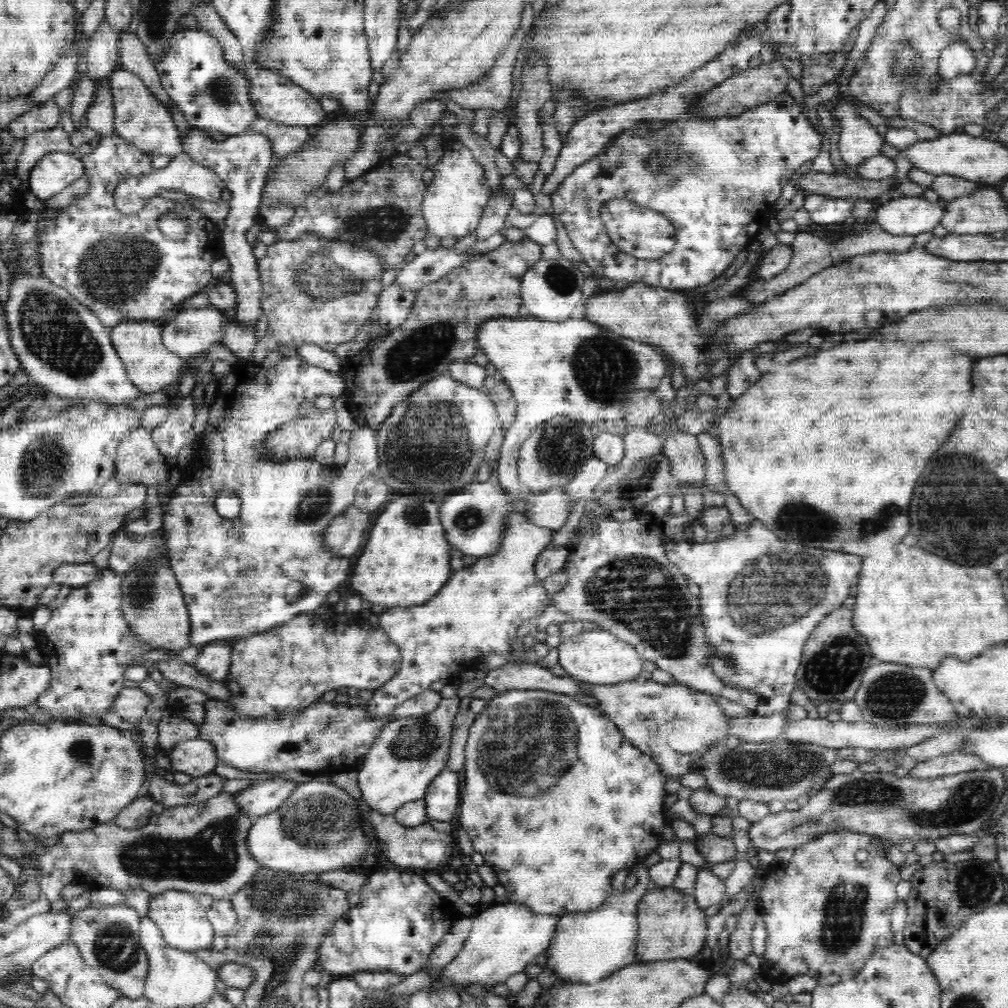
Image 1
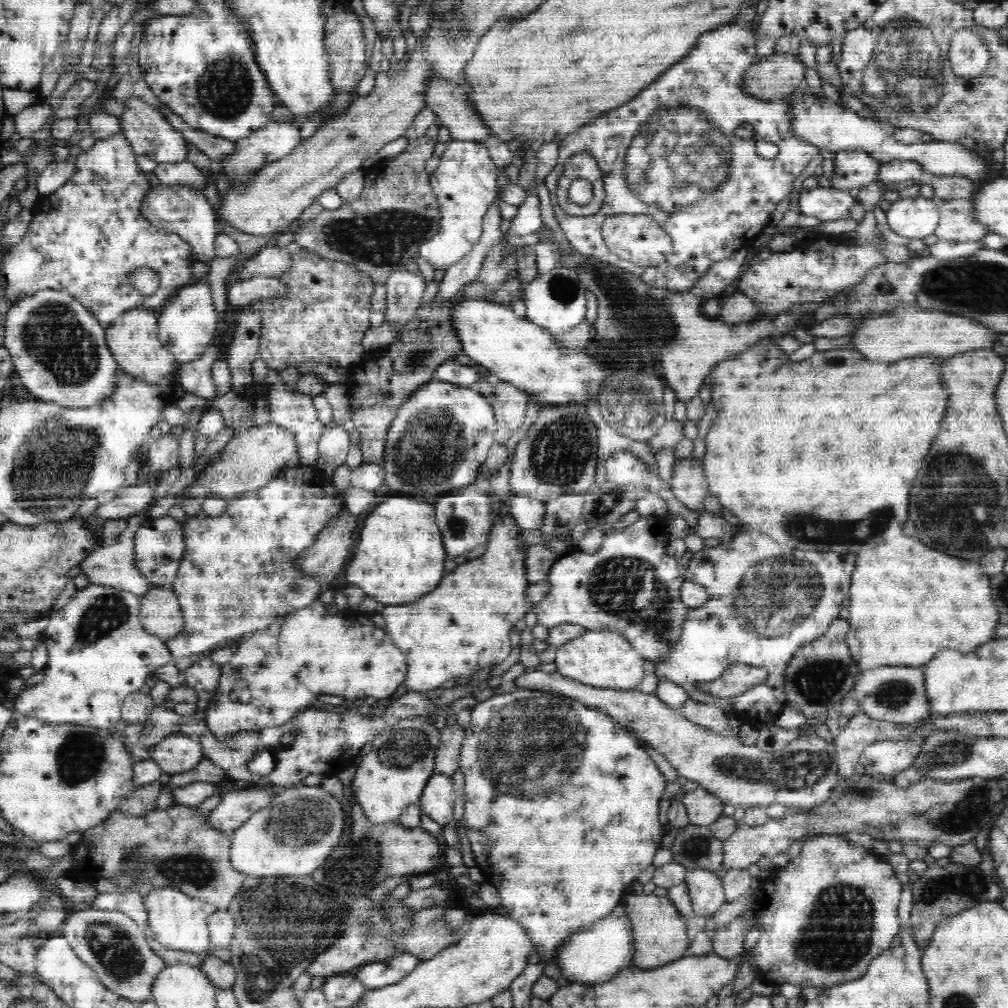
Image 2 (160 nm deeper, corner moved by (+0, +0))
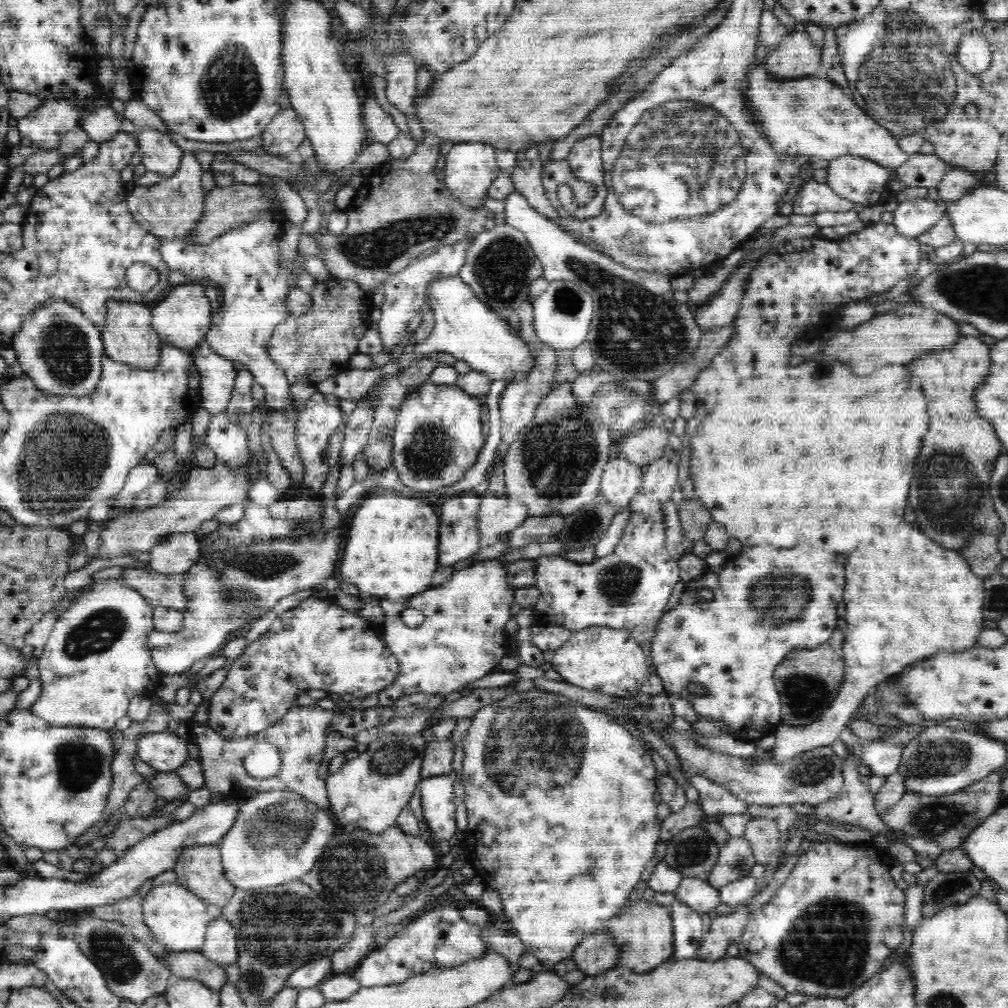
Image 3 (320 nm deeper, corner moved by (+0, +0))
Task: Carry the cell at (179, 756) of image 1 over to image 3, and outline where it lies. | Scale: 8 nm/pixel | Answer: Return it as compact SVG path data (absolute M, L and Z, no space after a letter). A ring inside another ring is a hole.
M169 731L141 734L136 741L138 758L158 773L172 773L188 760L187 741Z

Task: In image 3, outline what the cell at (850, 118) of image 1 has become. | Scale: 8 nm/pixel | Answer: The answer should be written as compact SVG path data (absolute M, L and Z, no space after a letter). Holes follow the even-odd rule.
M838 156L826 168L828 186L841 198L862 204L864 208L884 204L891 195L888 180L892 178L892 171L873 160Z

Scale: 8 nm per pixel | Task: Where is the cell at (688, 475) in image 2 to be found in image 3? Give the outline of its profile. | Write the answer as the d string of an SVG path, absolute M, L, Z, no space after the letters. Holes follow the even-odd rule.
M696 496L691 501L683 500L679 515L683 536L692 543L703 540L706 528L712 522L710 511L704 507L704 502L696 499Z

